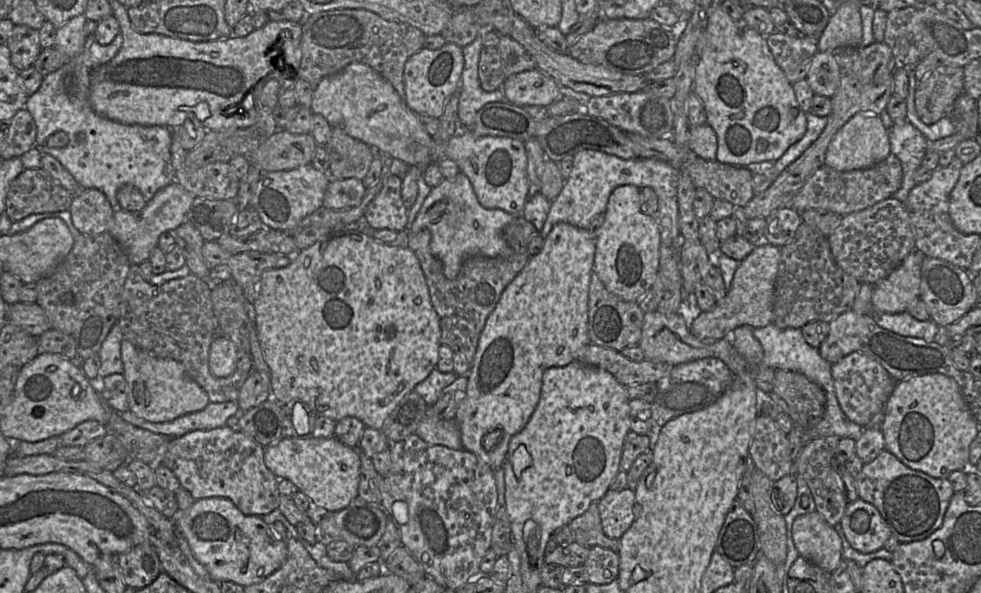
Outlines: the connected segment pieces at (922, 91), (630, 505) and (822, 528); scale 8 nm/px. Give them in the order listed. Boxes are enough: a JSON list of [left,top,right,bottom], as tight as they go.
[[915,65,964,125],[598,487,640,539],[792,511,842,573]]

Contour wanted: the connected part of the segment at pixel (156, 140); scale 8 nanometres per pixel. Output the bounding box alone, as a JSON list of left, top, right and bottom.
[25,32,176,210]

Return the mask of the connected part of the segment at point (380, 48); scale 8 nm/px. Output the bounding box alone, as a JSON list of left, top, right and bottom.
[294,8,426,101]

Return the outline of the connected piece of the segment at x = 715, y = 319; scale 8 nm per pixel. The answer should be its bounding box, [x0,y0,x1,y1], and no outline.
[689,243,780,340]

